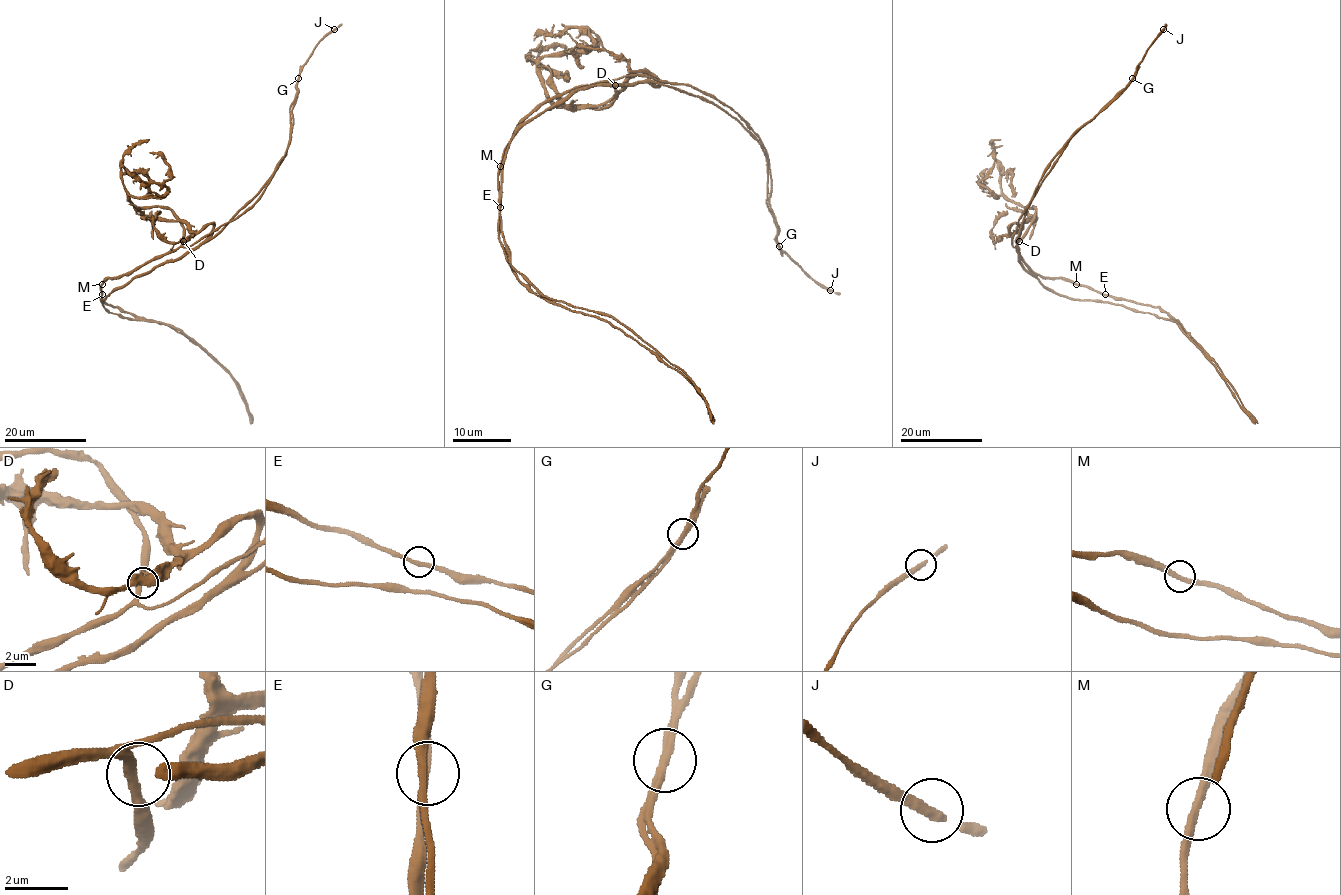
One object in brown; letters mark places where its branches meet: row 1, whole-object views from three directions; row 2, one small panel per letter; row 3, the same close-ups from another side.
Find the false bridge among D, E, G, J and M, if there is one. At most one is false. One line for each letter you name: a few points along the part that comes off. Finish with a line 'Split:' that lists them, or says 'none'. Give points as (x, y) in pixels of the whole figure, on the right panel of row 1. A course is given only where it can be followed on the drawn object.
G: (1132, 78), (1074, 134), (1031, 200), (1018, 259), (1066, 297), (1121, 304), (1178, 325), (1255, 424)
Split: G

